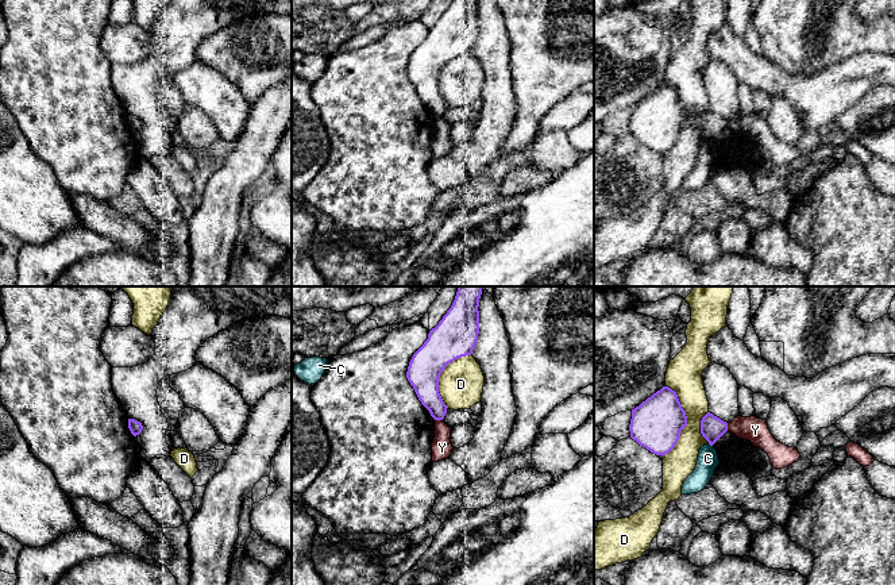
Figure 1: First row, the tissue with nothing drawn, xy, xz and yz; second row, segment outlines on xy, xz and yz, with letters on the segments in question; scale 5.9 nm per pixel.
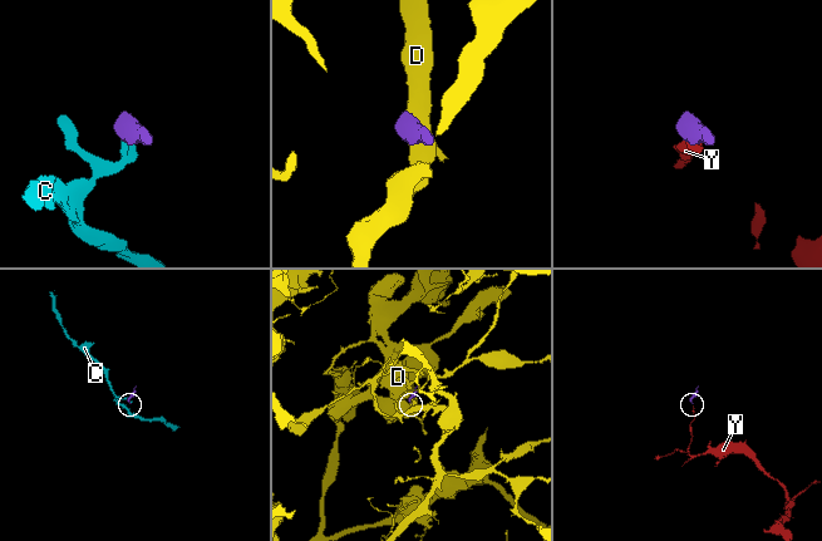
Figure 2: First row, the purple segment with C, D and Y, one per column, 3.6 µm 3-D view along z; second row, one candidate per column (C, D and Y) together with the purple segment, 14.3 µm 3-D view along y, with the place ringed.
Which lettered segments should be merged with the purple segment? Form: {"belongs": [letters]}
{"belongs": []}

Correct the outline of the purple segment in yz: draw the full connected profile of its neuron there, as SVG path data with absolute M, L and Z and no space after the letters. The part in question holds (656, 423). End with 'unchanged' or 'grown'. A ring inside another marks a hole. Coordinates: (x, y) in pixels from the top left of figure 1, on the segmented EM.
M663 386L632 409L630 438L656 455L668 454L687 426L686 411L675 390Z; unchanged

